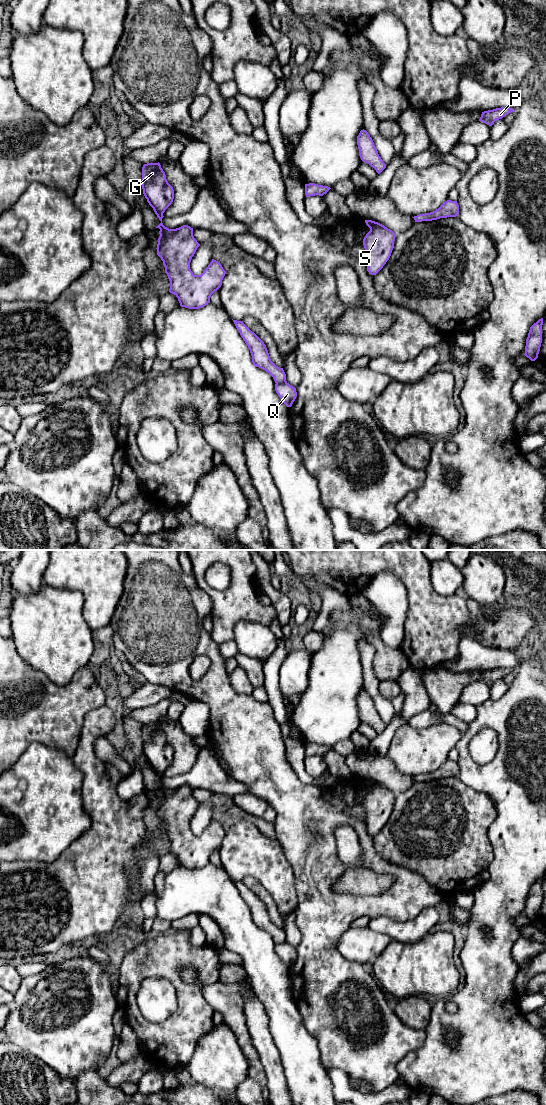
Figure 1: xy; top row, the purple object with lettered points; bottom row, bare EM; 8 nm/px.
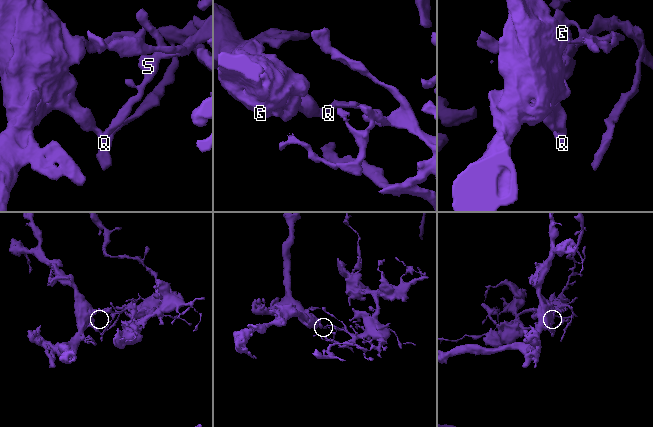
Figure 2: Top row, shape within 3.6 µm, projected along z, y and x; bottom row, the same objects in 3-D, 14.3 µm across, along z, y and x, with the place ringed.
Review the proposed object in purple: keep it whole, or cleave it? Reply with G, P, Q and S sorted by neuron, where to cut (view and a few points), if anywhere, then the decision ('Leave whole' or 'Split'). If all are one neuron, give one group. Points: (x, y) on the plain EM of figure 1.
Groups: G / P Q S. Split along xy (285, 940), (276, 943). Split

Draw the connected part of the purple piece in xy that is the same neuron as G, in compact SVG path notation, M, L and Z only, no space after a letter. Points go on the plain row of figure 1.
M159 722L143 725L142 749L161 781L156 787L160 789L156 809L170 841L169 852L178 858L181 867L199 869L206 866L211 855L221 847L226 831L214 819L201 835L191 831L190 822L200 804L190 786L169 789L163 785L163 773L173 762L174 750Z

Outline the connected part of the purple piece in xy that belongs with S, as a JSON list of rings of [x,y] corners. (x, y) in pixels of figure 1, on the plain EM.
[[[365,780],[365,783],[370,788],[363,799],[367,813],[367,831],[376,835],[391,816],[396,794],[378,782]]]

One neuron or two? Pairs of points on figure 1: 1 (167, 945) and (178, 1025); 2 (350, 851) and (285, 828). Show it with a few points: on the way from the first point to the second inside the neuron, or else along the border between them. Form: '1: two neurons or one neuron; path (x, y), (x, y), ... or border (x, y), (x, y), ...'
1: one neuron; path (168, 965), (184, 990), (184, 1005)
2: two neurons; border (341, 824), (334, 838), (345, 868)

